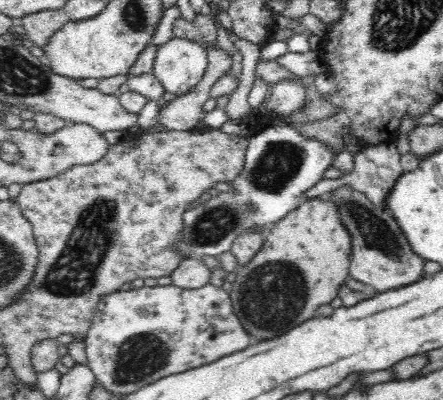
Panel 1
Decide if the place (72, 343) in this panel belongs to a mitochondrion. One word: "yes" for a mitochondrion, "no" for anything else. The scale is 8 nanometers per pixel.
no

